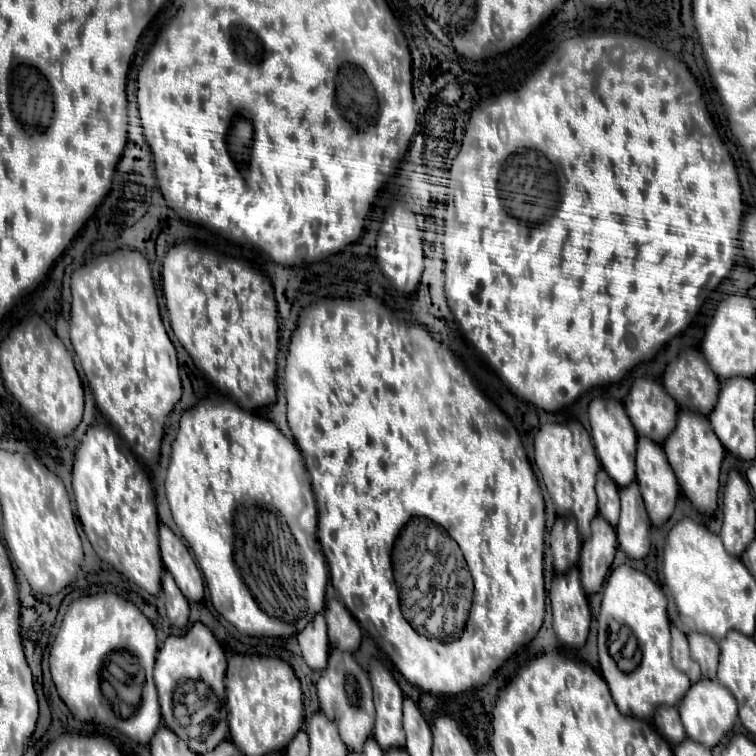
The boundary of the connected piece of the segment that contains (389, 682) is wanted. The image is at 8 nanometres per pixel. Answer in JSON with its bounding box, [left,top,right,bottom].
[370,659,404,749]

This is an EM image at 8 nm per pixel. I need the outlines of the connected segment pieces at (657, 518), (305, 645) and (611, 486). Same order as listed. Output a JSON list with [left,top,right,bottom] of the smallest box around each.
[[636,437,678,525],[298,613,328,669],[596,469,620,525]]

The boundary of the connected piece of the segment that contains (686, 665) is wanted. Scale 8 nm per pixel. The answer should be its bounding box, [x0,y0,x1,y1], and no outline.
[672,625,702,683]

